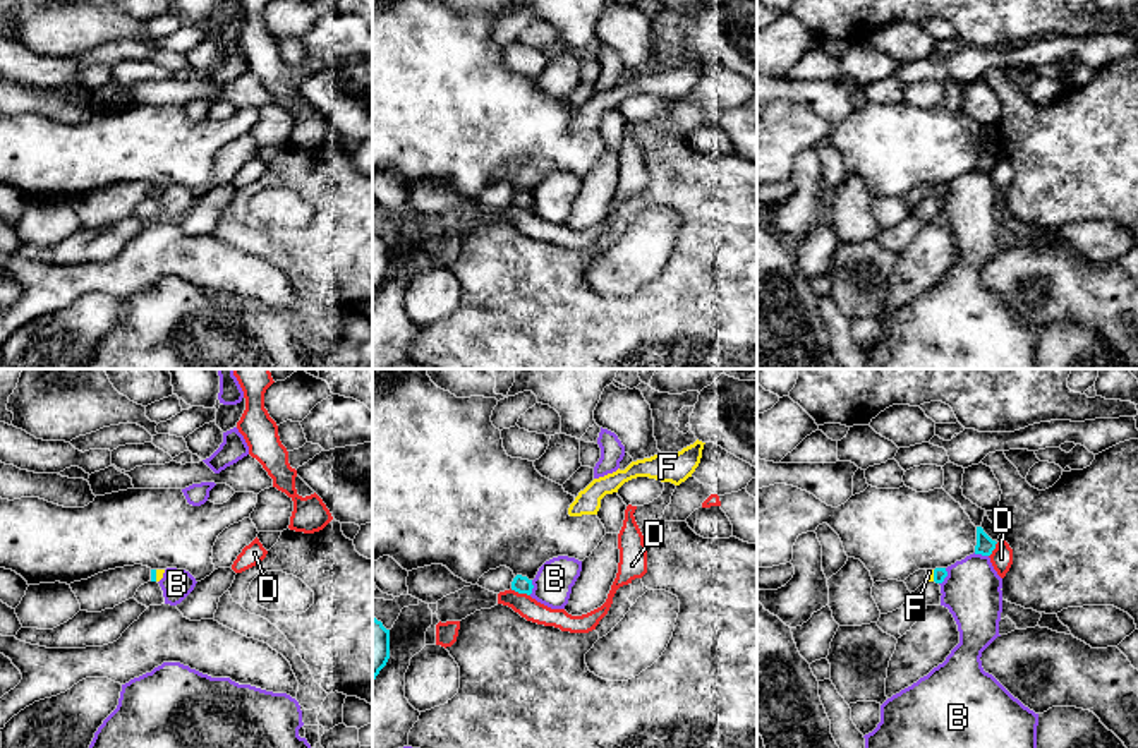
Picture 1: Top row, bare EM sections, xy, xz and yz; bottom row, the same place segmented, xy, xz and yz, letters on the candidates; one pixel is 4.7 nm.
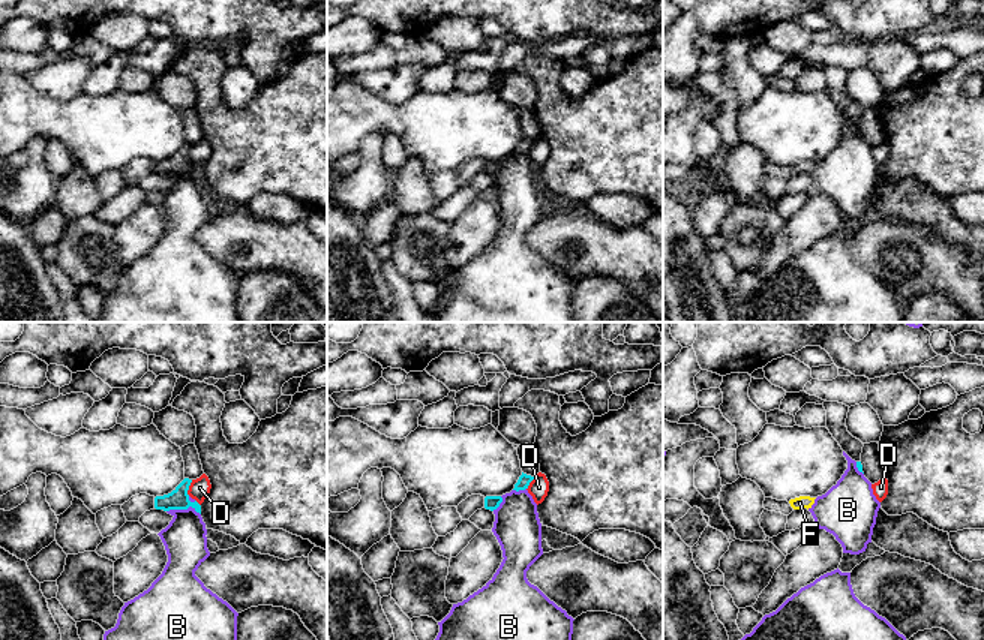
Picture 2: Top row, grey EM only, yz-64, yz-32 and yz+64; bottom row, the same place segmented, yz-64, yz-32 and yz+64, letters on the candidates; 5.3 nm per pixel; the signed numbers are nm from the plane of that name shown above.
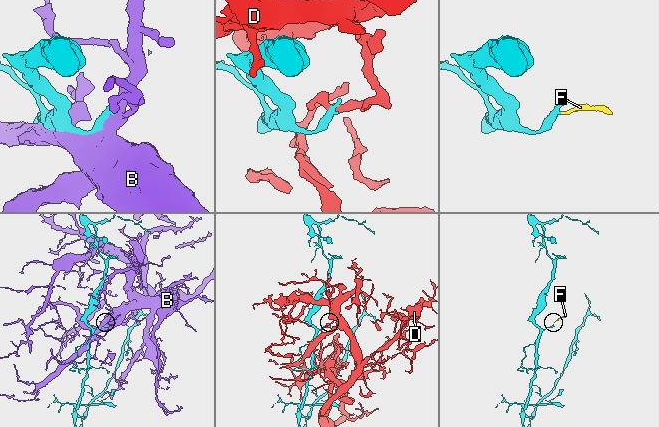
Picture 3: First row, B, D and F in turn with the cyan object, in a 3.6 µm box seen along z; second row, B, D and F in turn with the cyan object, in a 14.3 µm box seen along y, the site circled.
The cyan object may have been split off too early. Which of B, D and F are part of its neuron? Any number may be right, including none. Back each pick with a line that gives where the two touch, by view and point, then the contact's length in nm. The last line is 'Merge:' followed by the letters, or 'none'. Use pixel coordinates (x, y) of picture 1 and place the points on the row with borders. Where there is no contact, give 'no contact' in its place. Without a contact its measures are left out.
F: contact xy (155, 575); length 60 nm
Merge: F

